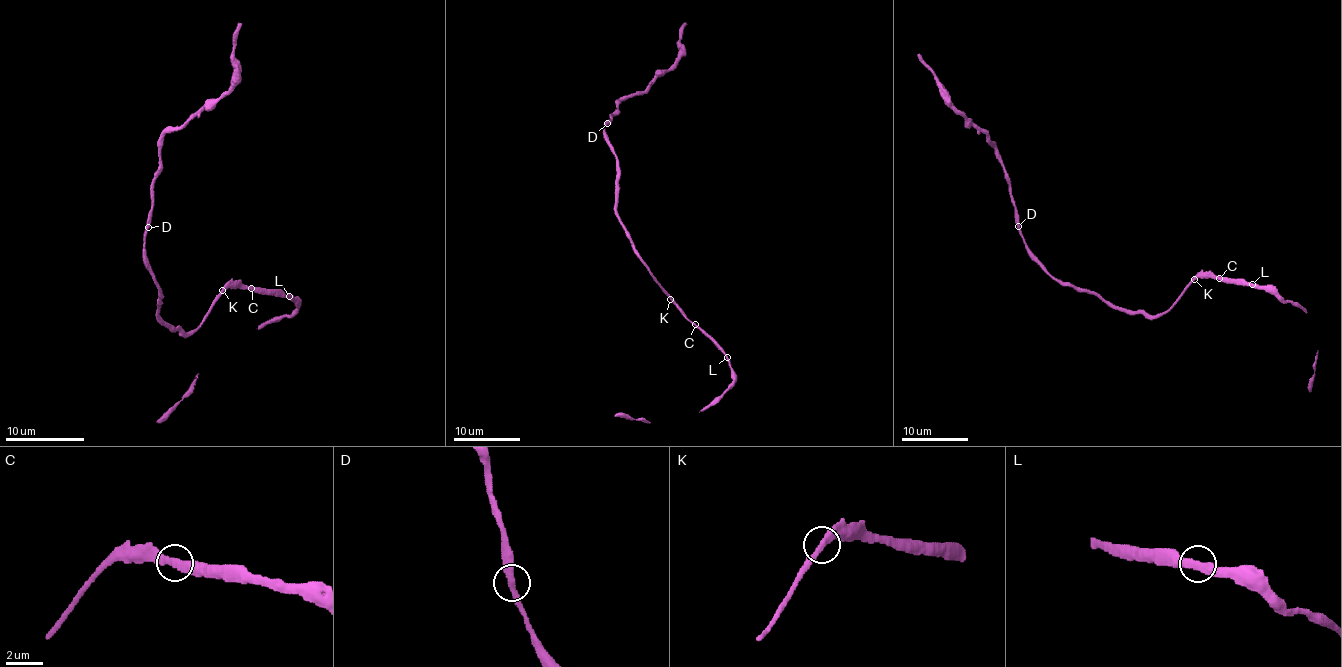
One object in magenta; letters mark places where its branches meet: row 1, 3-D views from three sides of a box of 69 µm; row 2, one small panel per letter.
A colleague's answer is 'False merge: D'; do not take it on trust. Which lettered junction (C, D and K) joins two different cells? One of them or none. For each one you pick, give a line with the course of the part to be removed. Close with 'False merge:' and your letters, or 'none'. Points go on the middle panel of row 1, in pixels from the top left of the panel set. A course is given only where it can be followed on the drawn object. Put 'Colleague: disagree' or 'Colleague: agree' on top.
Colleague: disagree
False merge: none

